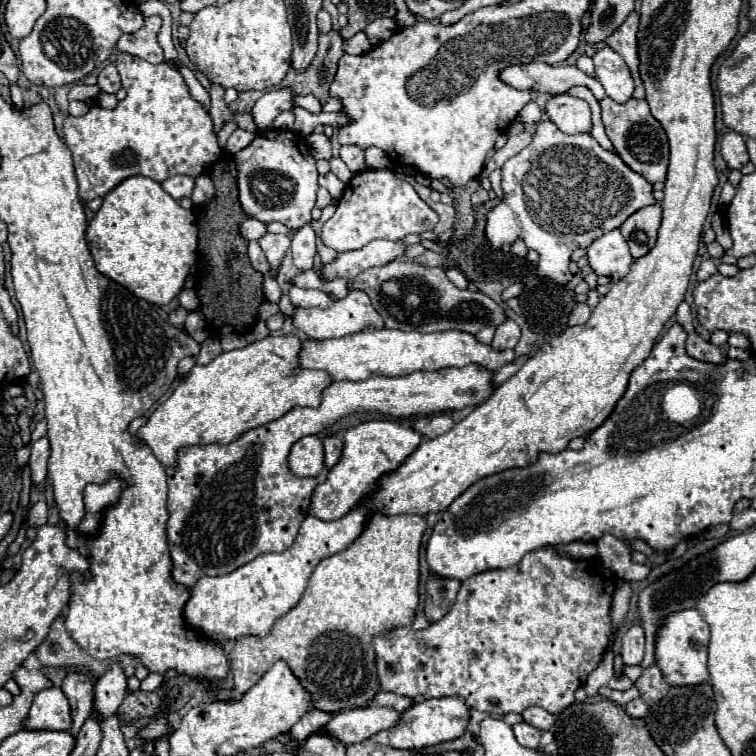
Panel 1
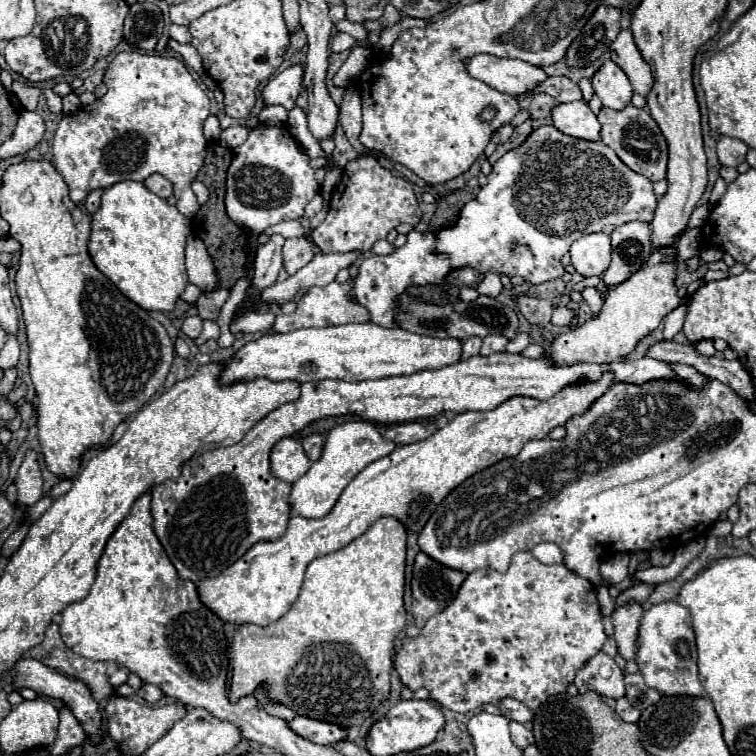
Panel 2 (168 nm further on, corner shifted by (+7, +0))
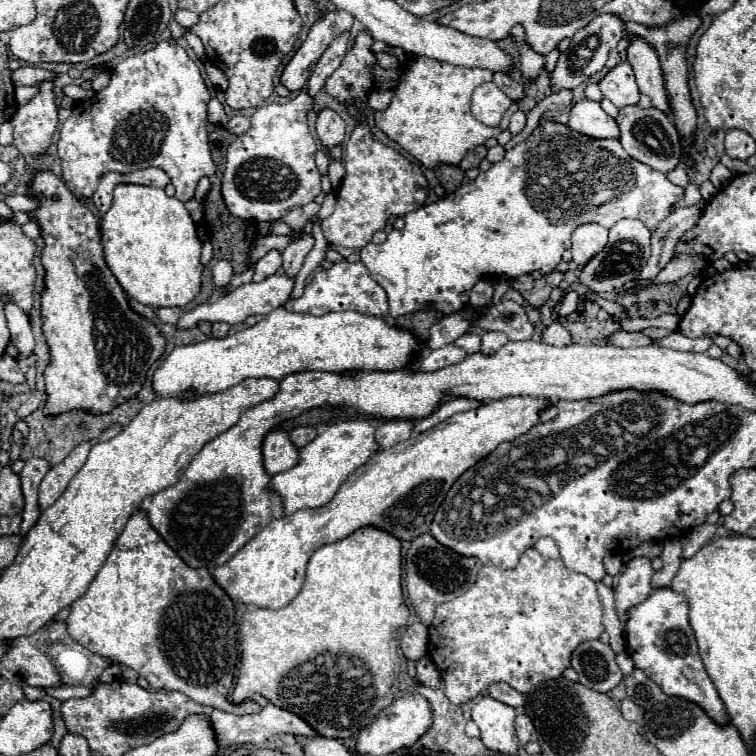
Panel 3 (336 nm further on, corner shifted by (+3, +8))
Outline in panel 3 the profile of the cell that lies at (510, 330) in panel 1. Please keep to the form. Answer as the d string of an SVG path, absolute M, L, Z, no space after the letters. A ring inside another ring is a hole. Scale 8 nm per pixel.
M485 333L481 339L481 353L483 355L491 355L497 349L501 349L507 343L507 335L505 333Z

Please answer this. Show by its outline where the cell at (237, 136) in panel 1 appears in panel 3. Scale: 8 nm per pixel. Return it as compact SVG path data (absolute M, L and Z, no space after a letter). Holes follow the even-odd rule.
M235 115L235 117L231 117L229 119L229 123L225 125L227 127L227 131L229 133L233 133L233 135L241 135L241 133L245 133L247 129L249 129L249 119L247 117L243 117L243 115Z

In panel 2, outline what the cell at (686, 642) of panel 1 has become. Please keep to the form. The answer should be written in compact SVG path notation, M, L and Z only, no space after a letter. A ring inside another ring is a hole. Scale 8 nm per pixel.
M665 601L645 611L641 617L637 647L639 651L635 659L647 685L663 695L703 695L703 685L697 675L697 645L691 613L683 605Z

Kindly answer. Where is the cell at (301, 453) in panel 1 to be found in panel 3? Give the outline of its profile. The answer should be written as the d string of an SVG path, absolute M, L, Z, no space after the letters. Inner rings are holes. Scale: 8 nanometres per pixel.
M269 431L263 439L263 465L269 475L291 469L297 463L299 451L291 445L289 435L285 431Z

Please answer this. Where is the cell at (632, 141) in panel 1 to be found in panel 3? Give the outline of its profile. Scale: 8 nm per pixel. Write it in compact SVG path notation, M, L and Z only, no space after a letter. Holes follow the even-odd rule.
M629 105L619 111L619 117L615 121L621 129L621 145L633 159L637 159L661 173L669 173L681 163L683 147L679 141L679 131L663 111L659 111L655 107L641 109L637 105Z

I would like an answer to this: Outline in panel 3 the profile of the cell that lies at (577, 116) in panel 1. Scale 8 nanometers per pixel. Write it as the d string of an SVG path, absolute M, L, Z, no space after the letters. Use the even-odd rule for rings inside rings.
M587 99L573 105L569 127L593 139L619 139L619 127L615 119L609 117L599 103Z

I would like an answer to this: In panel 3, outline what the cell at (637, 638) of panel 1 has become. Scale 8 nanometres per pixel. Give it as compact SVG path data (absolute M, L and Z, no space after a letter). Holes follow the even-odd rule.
M635 557L625 565L615 587L615 607L619 611L621 621L627 619L627 611L631 607L639 605L649 597L649 593L653 591L651 587L653 573L655 571L651 567L651 559L647 557Z

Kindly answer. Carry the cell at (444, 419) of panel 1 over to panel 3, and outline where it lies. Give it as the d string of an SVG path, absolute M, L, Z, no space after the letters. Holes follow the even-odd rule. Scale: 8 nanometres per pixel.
M395 419L395 421L383 421L375 431L375 441L379 445L379 451L389 449L401 441L407 441L411 437L413 423L407 419Z

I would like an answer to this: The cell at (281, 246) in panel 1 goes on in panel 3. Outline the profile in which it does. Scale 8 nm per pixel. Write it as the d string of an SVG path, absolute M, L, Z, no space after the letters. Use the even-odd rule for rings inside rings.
M269 251L267 255L263 255L257 265L255 265L255 275L253 275L253 281L263 281L271 275L277 273L277 269L281 267L281 253L279 251Z

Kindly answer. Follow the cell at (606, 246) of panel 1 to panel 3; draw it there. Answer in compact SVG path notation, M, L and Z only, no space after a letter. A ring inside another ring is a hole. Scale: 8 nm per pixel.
M597 223L579 225L571 235L573 261L583 267L595 253L599 253L607 243L607 229Z

